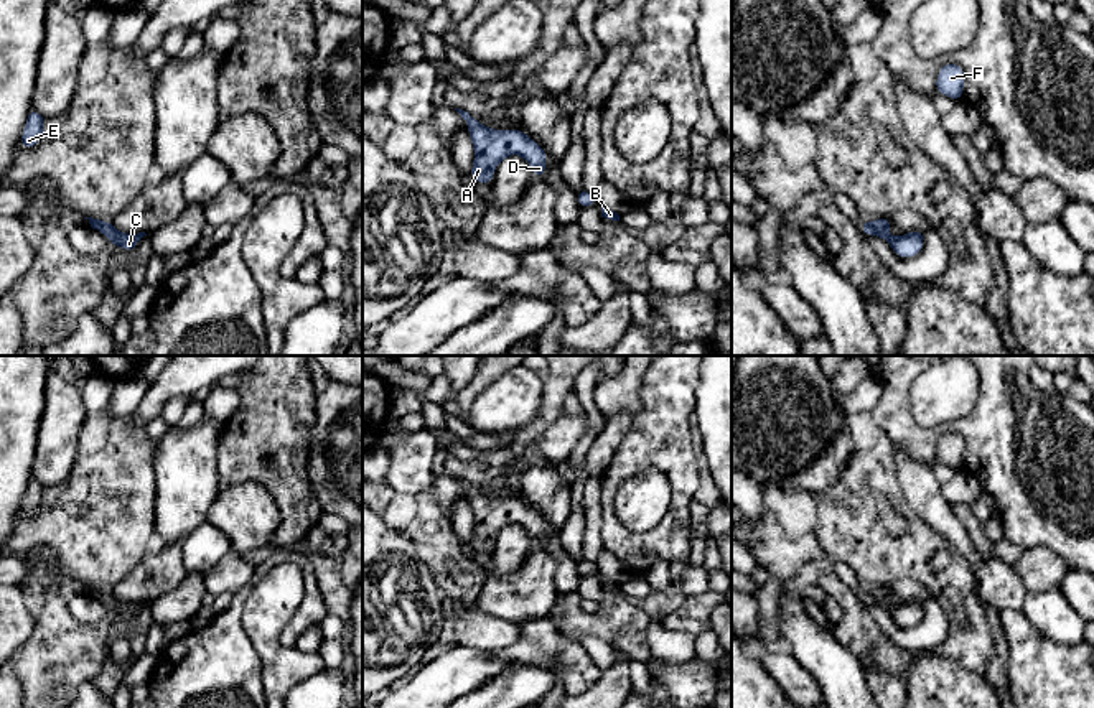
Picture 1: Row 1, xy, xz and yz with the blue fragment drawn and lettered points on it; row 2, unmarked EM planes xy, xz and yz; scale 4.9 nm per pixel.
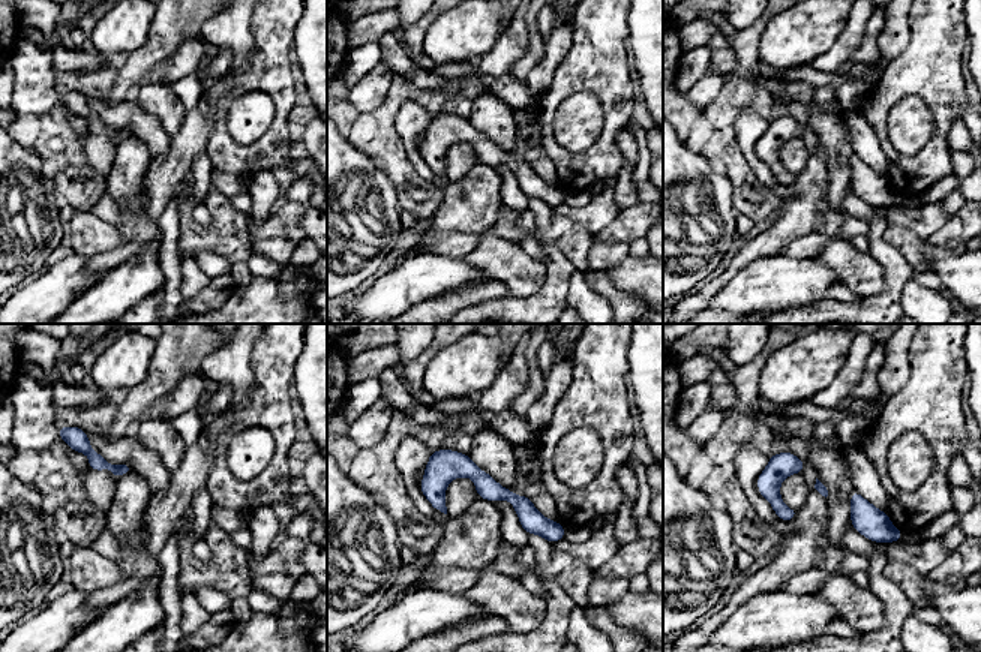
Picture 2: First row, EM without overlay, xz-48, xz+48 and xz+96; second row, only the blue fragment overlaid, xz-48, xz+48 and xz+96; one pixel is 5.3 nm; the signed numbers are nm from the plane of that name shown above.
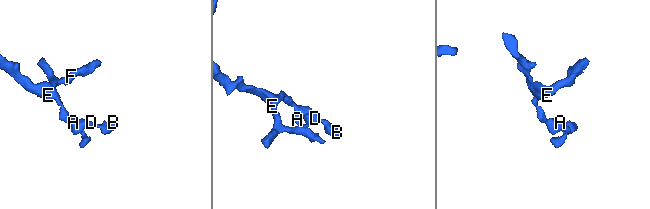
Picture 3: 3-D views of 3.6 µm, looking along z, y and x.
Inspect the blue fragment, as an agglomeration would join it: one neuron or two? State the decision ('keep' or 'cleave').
keep

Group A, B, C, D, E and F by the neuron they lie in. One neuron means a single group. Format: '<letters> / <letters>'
A B C D E F

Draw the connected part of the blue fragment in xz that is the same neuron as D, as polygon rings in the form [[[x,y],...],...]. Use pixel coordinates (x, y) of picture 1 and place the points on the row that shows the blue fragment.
[[[455,109],[468,125],[468,133],[475,148],[471,178],[478,183],[489,184],[494,168],[509,155],[521,155],[532,168],[535,178],[545,175],[545,150],[532,142],[521,130],[494,130],[481,125],[475,117],[461,109]]]

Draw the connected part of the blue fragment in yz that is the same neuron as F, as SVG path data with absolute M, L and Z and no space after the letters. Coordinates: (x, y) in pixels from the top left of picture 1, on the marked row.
M944 63L936 77L936 91L942 95L962 100L964 71L959 64Z

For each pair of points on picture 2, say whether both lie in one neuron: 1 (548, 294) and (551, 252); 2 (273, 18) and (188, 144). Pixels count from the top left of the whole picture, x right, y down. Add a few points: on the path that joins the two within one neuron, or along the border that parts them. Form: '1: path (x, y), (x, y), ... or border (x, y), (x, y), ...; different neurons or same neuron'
1: path (554, 284), (554, 263); same neuron
2: border (252, 15), (254, 54), (251, 63), (234, 75); different neurons

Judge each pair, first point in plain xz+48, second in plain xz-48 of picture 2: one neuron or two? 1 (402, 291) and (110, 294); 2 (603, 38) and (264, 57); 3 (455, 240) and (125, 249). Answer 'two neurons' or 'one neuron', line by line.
1: two neurons
2: one neuron
3: two neurons

